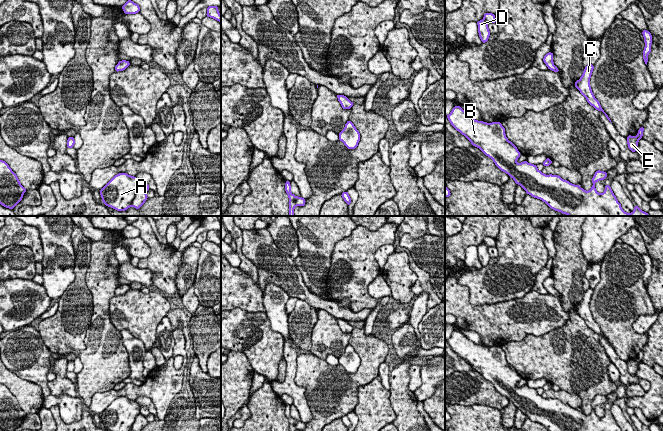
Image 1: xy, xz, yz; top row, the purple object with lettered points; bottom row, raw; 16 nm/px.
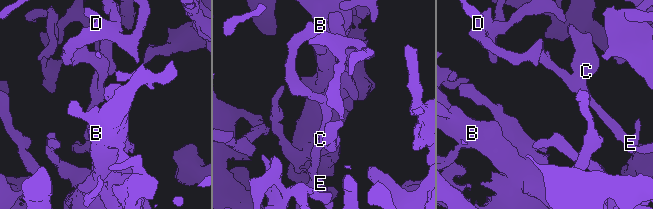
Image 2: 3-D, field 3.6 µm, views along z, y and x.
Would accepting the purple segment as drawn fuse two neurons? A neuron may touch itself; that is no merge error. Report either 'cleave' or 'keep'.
keep

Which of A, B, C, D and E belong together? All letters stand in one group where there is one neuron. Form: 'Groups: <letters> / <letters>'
Groups: A B C D E

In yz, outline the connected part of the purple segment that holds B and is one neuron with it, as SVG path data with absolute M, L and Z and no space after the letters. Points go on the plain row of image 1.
M460 330L446 340L451 349L464 359L472 370L479 372L495 389L512 401L527 418L545 426L549 431L621 431L610 409L600 418L595 407L604 404L607 397L596 395L592 411L585 415L558 399L545 399L527 385L517 387L521 377L507 363L501 346L487 347L470 341Z

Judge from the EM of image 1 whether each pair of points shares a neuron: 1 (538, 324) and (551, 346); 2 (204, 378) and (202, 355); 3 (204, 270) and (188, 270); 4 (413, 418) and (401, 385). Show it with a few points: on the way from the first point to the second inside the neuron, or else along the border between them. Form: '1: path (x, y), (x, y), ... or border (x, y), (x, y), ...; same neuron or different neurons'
1: border (564, 322), (543, 334), (526, 335), (521, 340); different neurons
2: border (194, 355), (202, 371); different neurons
3: border (201, 252), (192, 285); different neurons
4: path (405, 410), (401, 393); same neuron

